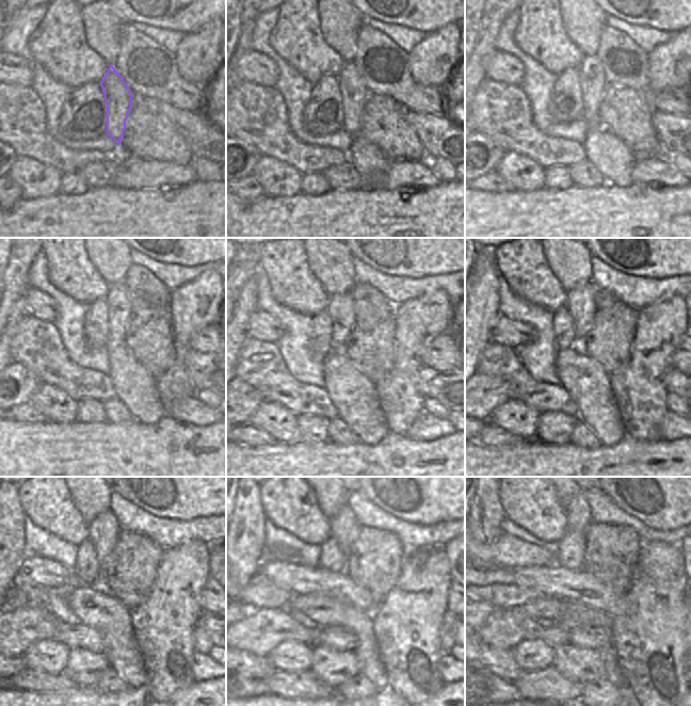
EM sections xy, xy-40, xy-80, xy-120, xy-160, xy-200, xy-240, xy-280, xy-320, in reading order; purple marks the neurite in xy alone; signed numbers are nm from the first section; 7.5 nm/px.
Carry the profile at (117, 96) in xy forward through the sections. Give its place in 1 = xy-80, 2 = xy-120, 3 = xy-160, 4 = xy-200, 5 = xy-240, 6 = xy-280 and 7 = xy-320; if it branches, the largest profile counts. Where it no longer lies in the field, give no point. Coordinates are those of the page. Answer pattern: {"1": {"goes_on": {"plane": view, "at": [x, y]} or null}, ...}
{"1": {"goes_on": {"plane": "xy-80", "at": [593, 84]}}, "2": {"goes_on": {"plane": "xy-120", "at": [117, 302]}}, "3": {"goes_on": {"plane": "xy-160", "at": [340, 308]}}, "4": {"goes_on": {"plane": "xy-200", "at": [581, 300]}}, "5": {"goes_on": {"plane": "xy-240", "at": [105, 529]}}, "6": {"goes_on": {"plane": "xy-280", "at": [344, 528]}}, "7": {"goes_on": {"plane": "xy-320", "at": [579, 518]}}}

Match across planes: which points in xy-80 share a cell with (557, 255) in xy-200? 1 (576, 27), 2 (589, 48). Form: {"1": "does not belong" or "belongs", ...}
{"1": "belongs", "2": "belongs"}

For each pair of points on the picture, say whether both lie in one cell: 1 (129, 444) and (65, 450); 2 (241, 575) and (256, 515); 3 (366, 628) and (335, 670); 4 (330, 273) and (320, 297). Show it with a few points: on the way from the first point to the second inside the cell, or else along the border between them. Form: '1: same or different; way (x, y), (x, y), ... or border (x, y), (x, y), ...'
1: same; way (113, 448), (111, 450), (81, 450)
2: same; way (241, 560), (241, 545), (245, 530)
3: different; border (353, 651), (360, 673)
4: different; border (309, 267), (312, 274), (330, 294)

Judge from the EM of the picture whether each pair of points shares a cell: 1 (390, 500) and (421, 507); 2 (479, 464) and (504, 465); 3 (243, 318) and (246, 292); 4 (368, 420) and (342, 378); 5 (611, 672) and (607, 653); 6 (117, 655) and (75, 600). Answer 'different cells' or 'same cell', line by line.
1: same cell
2: same cell
3: same cell
4: same cell
5: same cell
6: same cell

